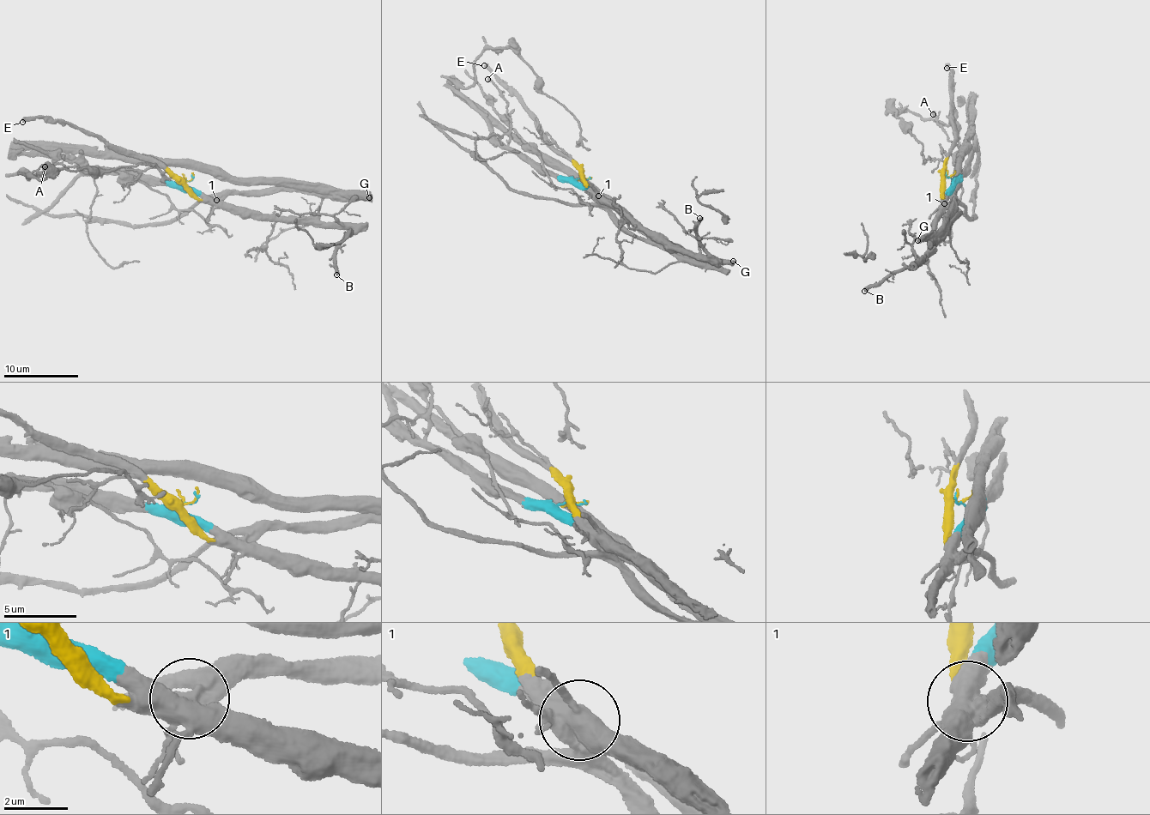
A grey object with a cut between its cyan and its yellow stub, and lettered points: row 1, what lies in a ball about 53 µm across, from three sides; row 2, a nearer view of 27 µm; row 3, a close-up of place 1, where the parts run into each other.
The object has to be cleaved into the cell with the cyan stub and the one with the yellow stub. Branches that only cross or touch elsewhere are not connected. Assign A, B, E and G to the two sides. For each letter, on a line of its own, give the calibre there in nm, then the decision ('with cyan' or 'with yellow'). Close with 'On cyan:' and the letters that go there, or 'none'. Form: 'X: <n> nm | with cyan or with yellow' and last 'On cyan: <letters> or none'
A: 320 nm | with cyan
B: 380 nm | with cyan
E: 420 nm | with yellow
G: 550 nm | with cyan
On cyan: A, B, G

